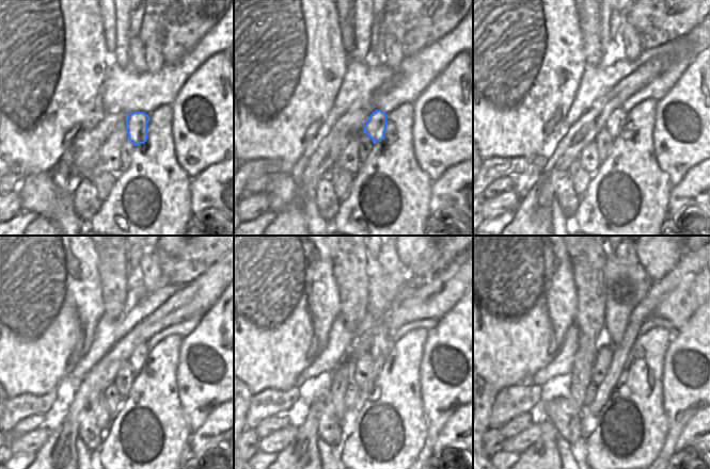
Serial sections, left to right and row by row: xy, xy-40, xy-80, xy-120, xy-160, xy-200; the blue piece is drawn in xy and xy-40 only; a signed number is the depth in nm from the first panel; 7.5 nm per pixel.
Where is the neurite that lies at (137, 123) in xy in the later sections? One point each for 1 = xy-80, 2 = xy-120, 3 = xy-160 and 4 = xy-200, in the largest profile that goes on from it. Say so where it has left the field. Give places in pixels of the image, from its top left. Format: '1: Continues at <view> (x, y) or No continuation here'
1: Continues at xy-80 (616, 122)
2: Continues at xy-120 (139, 356)
3: Continues at xy-160 (383, 288)
4: Continues at xy-200 (627, 286)

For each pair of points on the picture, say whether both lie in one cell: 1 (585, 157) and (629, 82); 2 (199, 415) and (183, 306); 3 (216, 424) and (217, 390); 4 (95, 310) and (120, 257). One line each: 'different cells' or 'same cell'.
1: different cells
2: different cells
3: different cells
4: different cells

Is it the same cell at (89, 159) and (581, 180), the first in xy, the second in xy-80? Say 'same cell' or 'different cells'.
different cells

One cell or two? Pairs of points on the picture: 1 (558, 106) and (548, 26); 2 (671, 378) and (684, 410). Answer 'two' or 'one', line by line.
1: one
2: one

